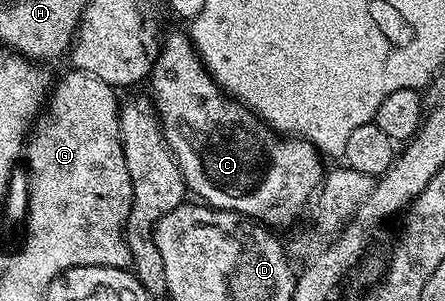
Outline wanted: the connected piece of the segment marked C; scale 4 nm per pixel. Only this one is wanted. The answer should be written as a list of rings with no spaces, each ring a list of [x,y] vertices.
[[[185,33],[170,34],[166,38],[166,43],[162,46],[162,51],[157,51],[156,57],[153,59],[150,67],[150,76],[148,79],[149,97],[152,99],[154,109],[158,115],[158,120],[162,124],[162,130],[166,133],[166,143],[170,145],[170,150],[174,154],[174,159],[178,161],[180,172],[186,181],[187,191],[191,195],[194,194],[195,199],[201,200],[207,206],[213,206],[216,210],[231,210],[237,214],[242,214],[245,218],[249,218],[259,224],[265,224],[270,228],[279,228],[278,226],[290,226],[302,214],[302,209],[311,205],[312,199],[318,192],[324,177],[324,169],[322,170],[322,162],[324,163],[323,155],[318,153],[316,147],[312,143],[306,141],[305,138],[297,136],[283,136],[277,130],[270,129],[253,110],[248,109],[242,102],[237,102],[236,99],[231,98],[225,90],[221,90],[217,84],[214,83],[214,78],[202,62],[202,57],[194,48],[193,42]]]

